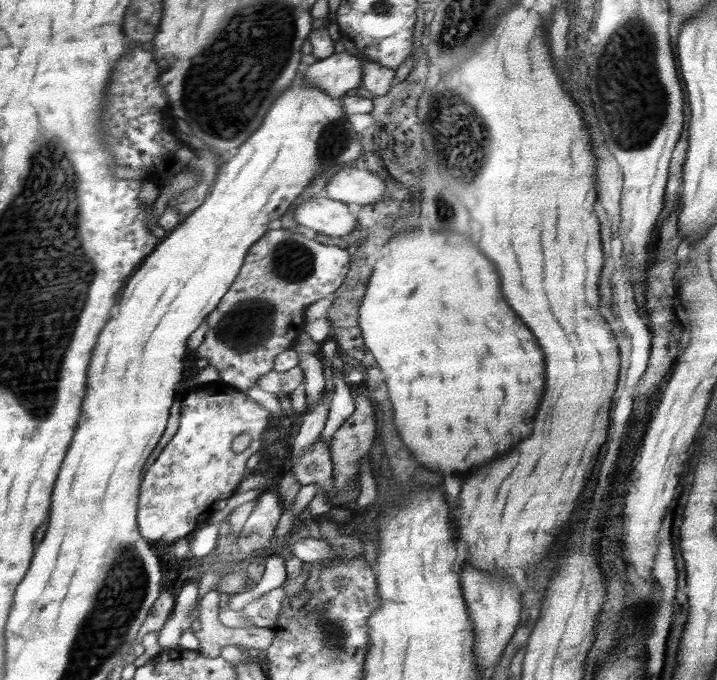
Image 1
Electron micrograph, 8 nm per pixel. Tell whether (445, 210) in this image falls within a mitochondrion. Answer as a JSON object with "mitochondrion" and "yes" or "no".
{"mitochondrion":"yes"}

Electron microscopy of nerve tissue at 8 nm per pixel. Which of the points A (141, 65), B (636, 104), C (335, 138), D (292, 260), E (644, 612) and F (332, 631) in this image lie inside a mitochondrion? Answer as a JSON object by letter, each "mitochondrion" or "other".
{"A":"other","B":"mitochondrion","C":"mitochondrion","D":"mitochondrion","E":"other","F":"mitochondrion"}

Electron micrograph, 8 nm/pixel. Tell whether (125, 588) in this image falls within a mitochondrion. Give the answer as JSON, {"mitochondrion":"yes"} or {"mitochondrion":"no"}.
{"mitochondrion":"yes"}

